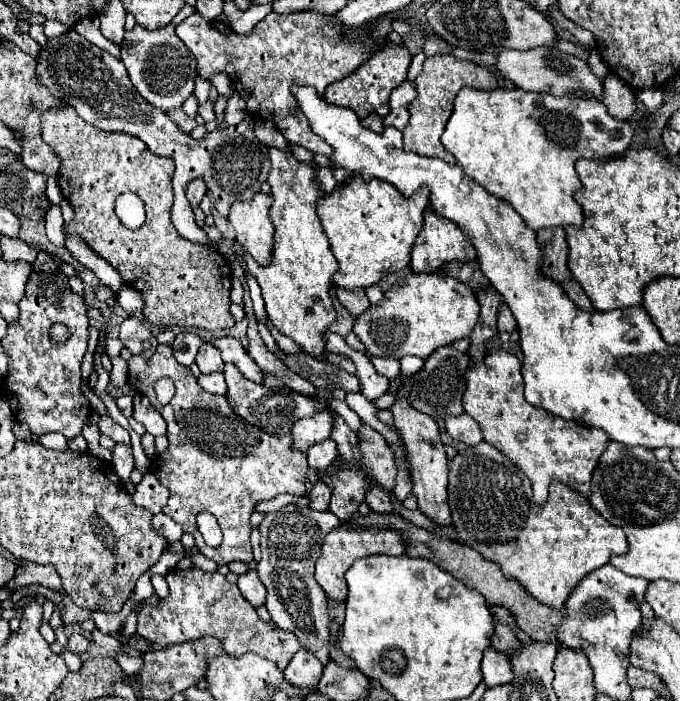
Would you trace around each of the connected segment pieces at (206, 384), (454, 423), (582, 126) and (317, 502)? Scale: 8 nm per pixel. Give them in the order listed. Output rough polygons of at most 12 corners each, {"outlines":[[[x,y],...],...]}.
{"outlines":[[[223,373],[201,375],[199,385],[207,393],[225,395]],[[467,413],[447,417],[445,429],[465,445],[483,439],[477,421]],[[463,87],[441,135],[523,221],[579,227],[575,161],[649,121],[597,99]],[[323,481],[309,491],[309,507],[329,511],[331,491]]]}

